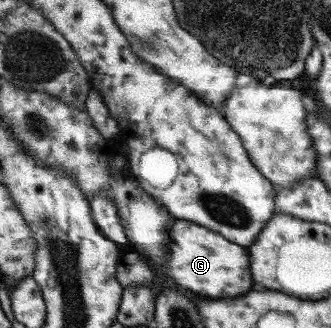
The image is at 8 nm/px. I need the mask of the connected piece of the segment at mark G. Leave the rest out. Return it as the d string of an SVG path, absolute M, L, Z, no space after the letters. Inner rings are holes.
M177 219L169 233L170 252L165 266L180 287L190 288L192 292L210 298L236 298L252 290L254 280L250 272L249 247L236 244L221 233L189 220Z

